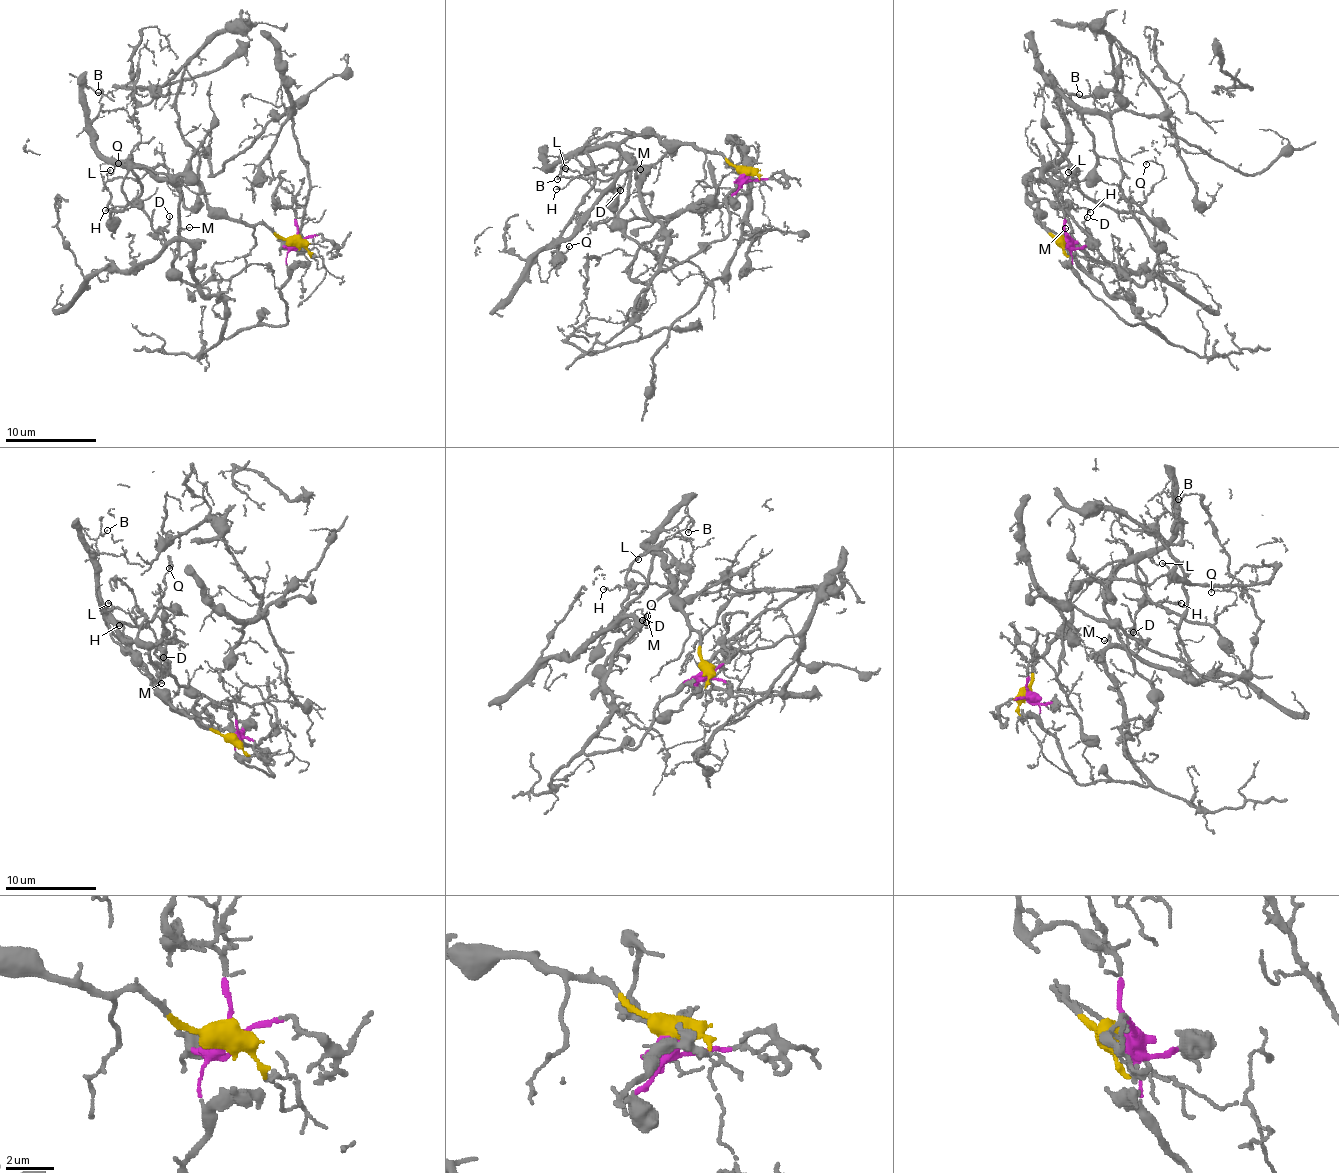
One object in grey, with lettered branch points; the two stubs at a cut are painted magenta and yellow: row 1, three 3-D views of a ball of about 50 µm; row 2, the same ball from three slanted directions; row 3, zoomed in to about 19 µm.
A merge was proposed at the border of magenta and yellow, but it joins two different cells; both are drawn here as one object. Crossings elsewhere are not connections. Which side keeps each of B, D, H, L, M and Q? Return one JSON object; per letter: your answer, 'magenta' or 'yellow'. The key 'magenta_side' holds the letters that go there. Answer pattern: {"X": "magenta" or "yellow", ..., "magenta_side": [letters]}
{"B": "yellow", "D": "magenta", "H": "magenta", "L": "yellow", "M": "magenta", "Q": "yellow", "magenta_side": ["D", "H", "M"]}

